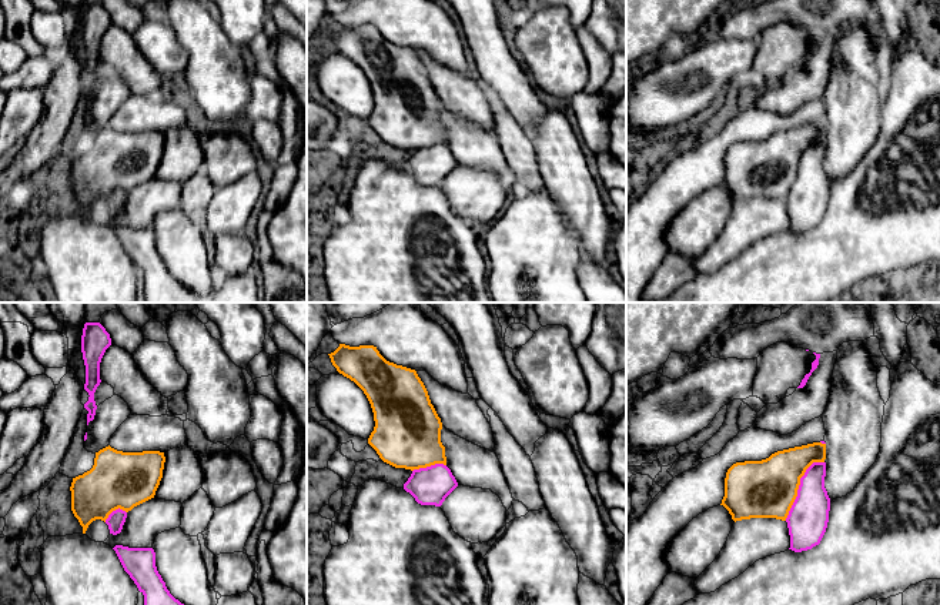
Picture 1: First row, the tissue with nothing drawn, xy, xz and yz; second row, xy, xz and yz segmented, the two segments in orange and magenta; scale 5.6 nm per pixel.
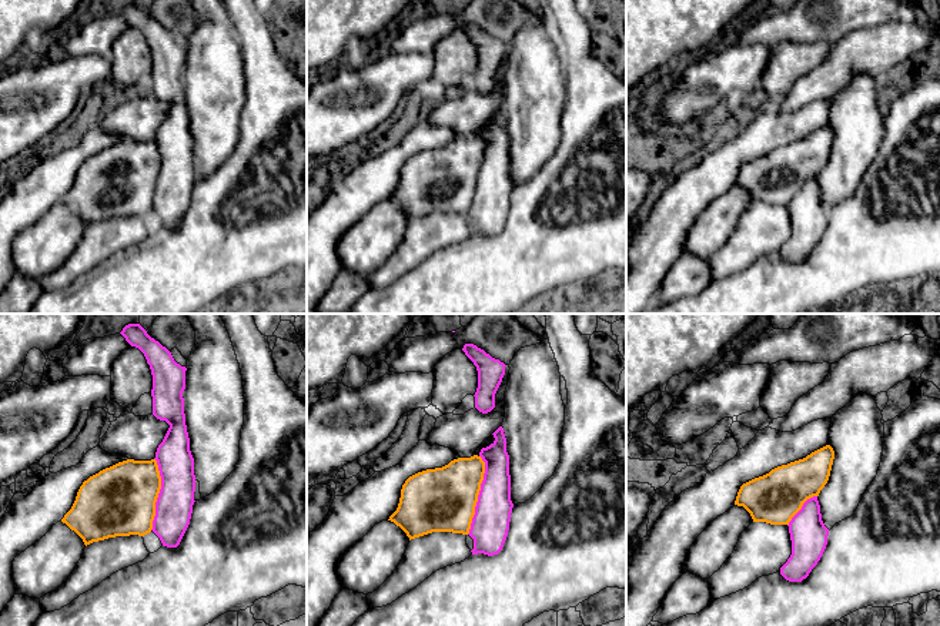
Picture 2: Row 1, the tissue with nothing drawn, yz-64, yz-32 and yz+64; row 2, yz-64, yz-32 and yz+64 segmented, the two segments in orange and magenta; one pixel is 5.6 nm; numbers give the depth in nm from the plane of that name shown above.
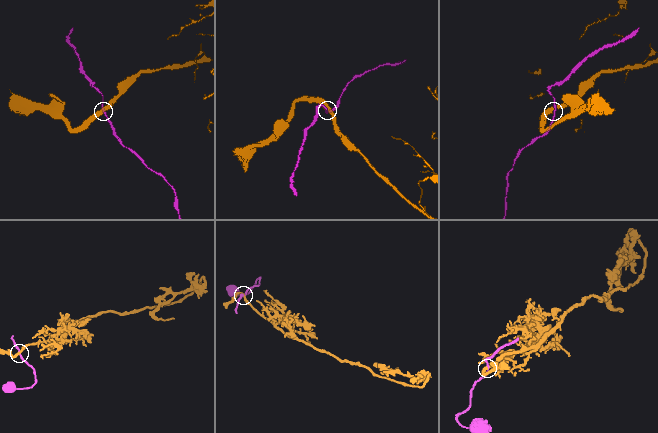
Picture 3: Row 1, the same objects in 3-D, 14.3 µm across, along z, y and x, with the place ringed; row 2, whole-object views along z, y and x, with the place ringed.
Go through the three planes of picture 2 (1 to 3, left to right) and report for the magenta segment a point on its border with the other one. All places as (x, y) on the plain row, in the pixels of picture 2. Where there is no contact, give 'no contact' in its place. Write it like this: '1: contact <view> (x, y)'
1: contact yz-64 (159, 173)
2: contact yz-32 (478, 174)
3: contact yz+64 (800, 188)

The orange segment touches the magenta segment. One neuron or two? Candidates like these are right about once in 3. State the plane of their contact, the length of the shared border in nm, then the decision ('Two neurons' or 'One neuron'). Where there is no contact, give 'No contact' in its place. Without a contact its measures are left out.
Touches orange in yz. Shared border 400 nm. Two neurons

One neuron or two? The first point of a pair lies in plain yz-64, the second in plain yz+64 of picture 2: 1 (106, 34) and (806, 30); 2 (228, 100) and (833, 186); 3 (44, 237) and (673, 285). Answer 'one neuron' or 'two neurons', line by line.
1: one neuron
2: one neuron
3: two neurons

